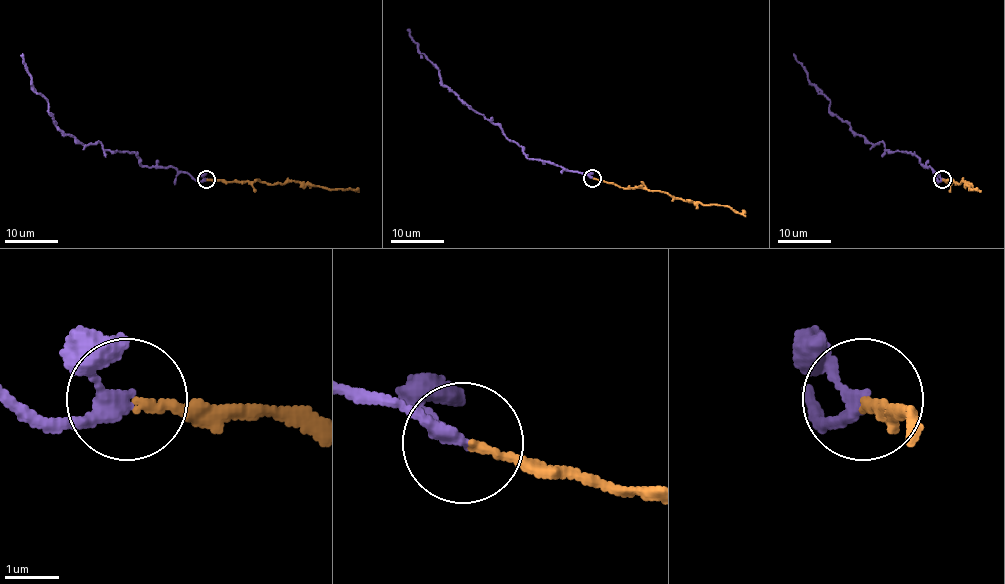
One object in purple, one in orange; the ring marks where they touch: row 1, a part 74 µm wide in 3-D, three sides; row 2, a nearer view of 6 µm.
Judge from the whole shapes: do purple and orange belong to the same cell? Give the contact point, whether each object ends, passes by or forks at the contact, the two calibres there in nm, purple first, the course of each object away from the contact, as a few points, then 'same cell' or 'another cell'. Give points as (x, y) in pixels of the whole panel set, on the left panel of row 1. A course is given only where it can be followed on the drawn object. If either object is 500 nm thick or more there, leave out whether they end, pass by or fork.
at (206, 179); purple passes by; orange ends there; 240 nm thick on the purple side, 140 nm on the other; purple runs (206, 178), (142, 165), (134, 153), (83, 145), (65, 134), (48, 101), (33, 90), (23, 54); orange runs (206, 178), (260, 180), (277, 184), (296, 181), (359, 192); same cell

